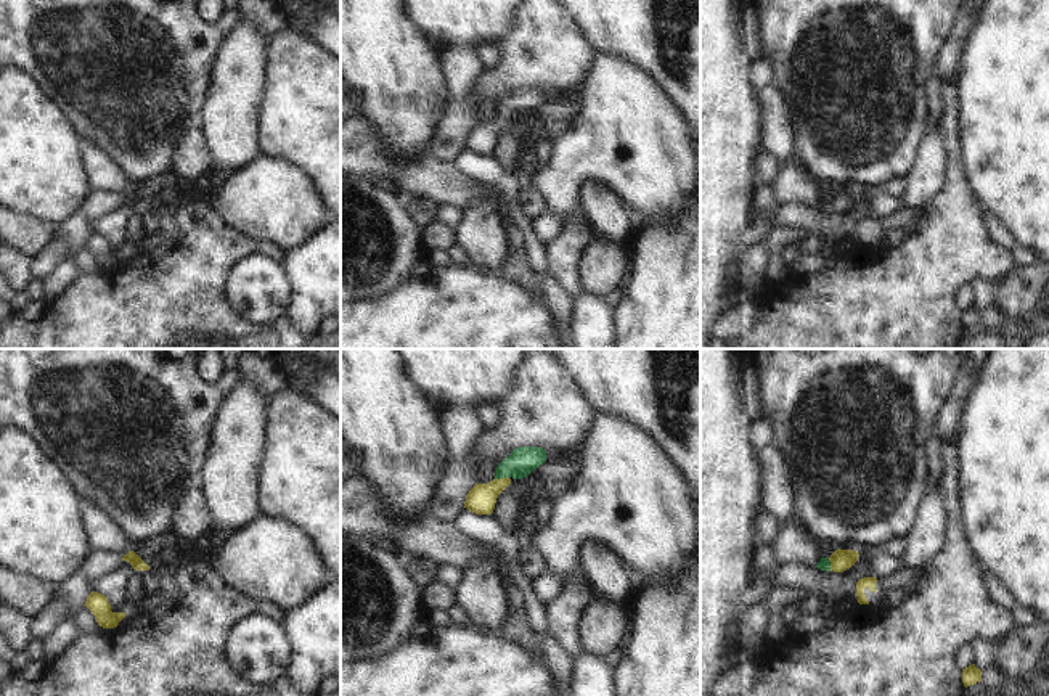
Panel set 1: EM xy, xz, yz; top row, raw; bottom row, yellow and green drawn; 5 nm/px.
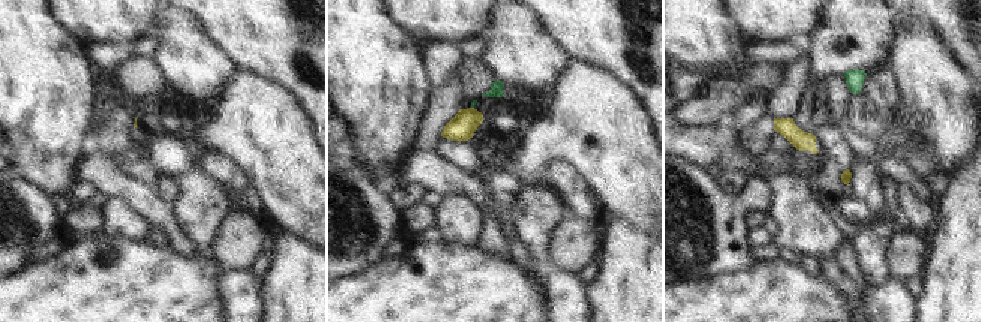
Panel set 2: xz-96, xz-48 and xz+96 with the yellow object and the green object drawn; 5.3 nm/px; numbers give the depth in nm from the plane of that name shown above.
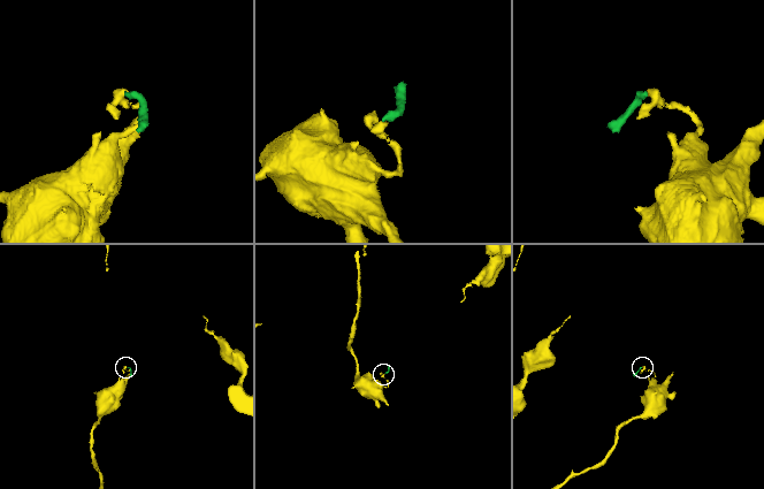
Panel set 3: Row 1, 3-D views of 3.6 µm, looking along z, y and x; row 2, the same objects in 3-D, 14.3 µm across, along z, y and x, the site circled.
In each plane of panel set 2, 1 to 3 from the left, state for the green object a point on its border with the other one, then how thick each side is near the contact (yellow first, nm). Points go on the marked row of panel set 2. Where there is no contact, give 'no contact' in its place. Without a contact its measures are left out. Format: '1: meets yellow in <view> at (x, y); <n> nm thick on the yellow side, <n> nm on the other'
1: no contact
2: no contact
3: no contact

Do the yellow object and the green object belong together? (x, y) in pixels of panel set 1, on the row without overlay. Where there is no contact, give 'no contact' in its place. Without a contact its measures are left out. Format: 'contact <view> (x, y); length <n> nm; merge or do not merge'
contact xz (503, 118); length 70 nm; merge

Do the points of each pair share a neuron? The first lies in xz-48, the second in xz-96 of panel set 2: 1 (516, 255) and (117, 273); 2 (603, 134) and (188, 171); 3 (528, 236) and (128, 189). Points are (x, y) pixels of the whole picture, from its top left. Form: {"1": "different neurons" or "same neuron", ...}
{"1": "different neurons", "2": "different neurons", "3": "different neurons"}

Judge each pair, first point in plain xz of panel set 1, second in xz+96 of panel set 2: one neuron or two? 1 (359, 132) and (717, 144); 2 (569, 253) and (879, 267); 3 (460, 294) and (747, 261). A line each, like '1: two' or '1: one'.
1: two
2: one
3: two

